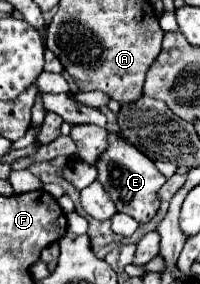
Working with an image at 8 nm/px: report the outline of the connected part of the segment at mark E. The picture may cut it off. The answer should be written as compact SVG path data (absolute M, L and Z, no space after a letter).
M110 134L108 140L110 140L110 146L96 164L98 182L112 196L118 212L124 212L124 214L132 216L138 224L146 224L156 216L156 212L160 208L158 190L162 188L166 178L158 172L158 168L154 166L154 162L150 158L146 158L140 150L136 150L126 140L118 138L116 134Z

